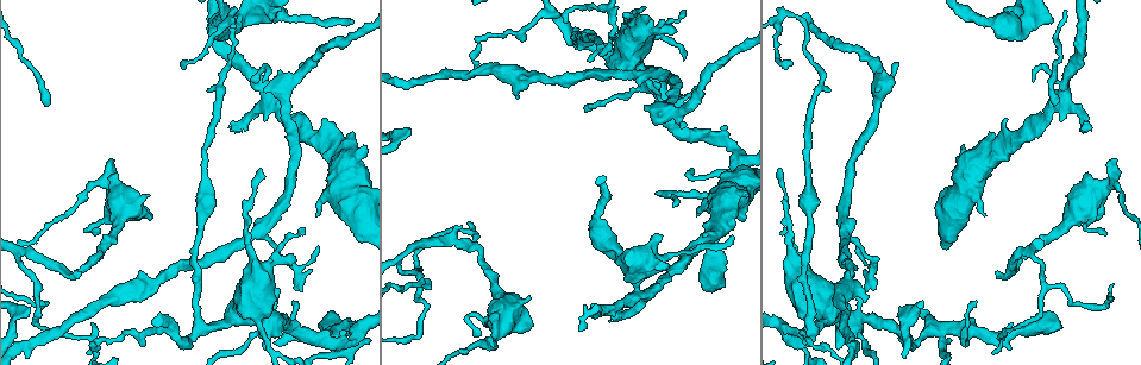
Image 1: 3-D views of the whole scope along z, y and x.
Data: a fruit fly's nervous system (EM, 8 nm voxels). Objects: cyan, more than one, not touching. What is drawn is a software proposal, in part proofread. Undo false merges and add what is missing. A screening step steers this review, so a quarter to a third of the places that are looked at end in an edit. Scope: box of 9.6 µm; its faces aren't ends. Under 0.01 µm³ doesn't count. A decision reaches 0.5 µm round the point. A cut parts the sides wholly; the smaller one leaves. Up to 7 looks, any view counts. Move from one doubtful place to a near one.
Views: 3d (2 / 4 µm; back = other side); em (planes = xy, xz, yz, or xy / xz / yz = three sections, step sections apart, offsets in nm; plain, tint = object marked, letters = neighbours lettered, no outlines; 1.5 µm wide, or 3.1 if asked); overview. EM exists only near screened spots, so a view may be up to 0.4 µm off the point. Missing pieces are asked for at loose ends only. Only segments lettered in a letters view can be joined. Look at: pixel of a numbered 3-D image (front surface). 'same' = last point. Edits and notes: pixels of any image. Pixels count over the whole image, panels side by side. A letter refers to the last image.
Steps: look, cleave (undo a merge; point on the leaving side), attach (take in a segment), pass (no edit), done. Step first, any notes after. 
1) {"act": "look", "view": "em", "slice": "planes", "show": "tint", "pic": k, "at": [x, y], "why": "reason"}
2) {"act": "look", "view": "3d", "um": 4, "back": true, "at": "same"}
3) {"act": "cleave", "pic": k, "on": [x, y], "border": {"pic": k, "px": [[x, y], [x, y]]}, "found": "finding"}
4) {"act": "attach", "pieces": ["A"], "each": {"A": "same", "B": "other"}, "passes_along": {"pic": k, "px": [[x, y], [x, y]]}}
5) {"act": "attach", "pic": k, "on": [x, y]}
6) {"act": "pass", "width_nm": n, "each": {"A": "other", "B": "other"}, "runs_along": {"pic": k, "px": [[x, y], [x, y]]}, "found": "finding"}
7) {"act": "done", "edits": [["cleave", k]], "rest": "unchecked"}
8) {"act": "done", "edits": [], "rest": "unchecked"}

{"act": "look", "view": "em", "slice": "planes", "show": "letters", "pic": 1, "at": [350, 22], "why": "an open end"}

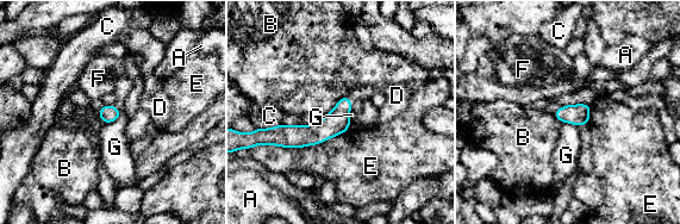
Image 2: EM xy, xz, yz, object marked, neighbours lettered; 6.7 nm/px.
{"act": "attach", "pieces": ["D"], "each": {"A": "other", "B": "other", "C": "other", "D": "same", "E": "other", "F": "other", "G": "other"}, "passes_along": {"pic": 2, "px": [[337, 122], [348, 99], [362, 93]]}, "found": "the neuron continues"}

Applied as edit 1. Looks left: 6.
{"act": "look", "view": "overview"}

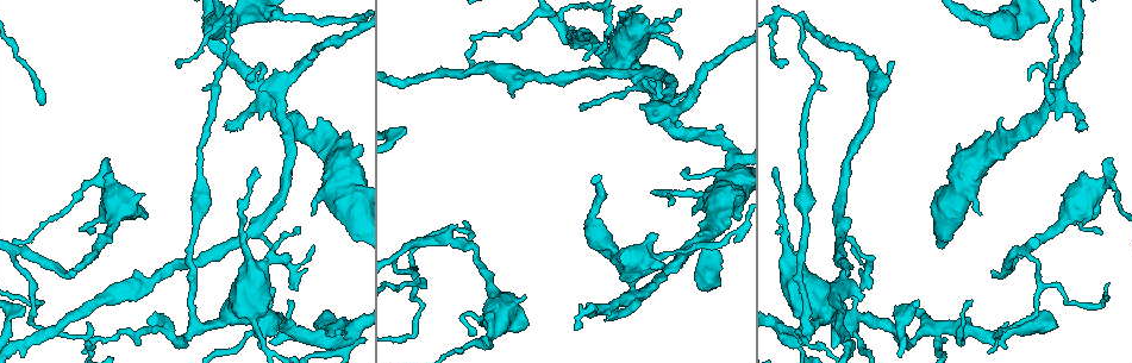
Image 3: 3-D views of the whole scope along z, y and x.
{"act": "look", "view": "em", "slice": "planes", "show": "letters", "pic": 3, "at": [606, 319], "why": "an open end"}

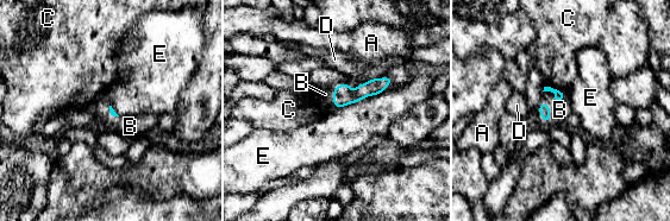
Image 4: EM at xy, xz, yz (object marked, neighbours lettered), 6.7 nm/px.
{"act": "attach", "pieces": ["B"], "each": {"A": "other", "B": "same", "C": "other", "D": "other", "E": "other"}, "found": "it goes on there"}

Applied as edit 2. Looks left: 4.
{"act": "done", "edits": [["attach", 2], ["attach", 4]], "rest": "unchecked"}

